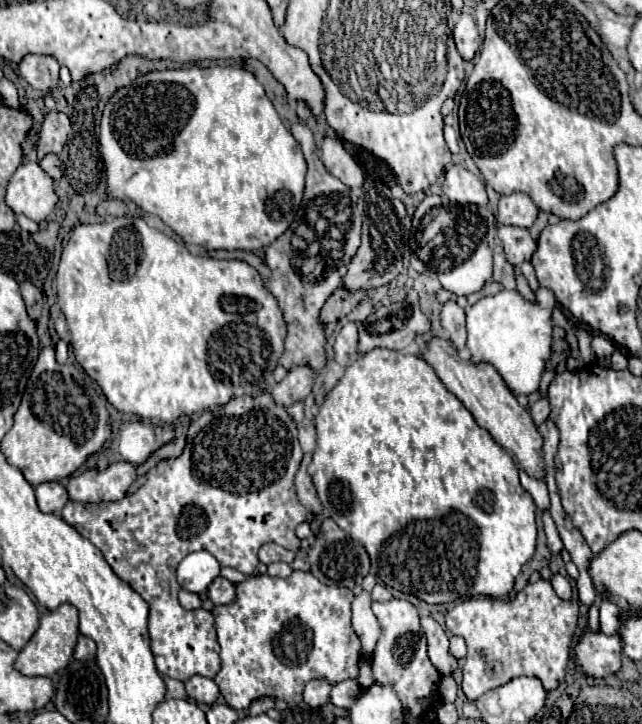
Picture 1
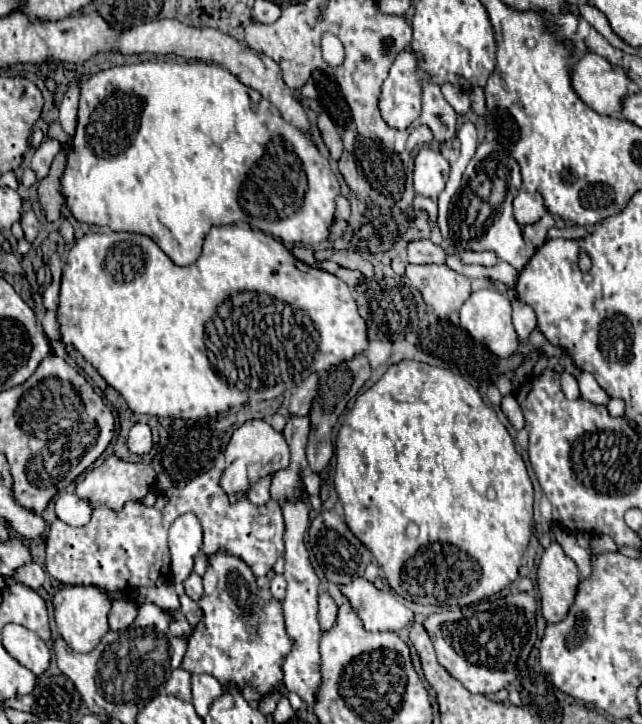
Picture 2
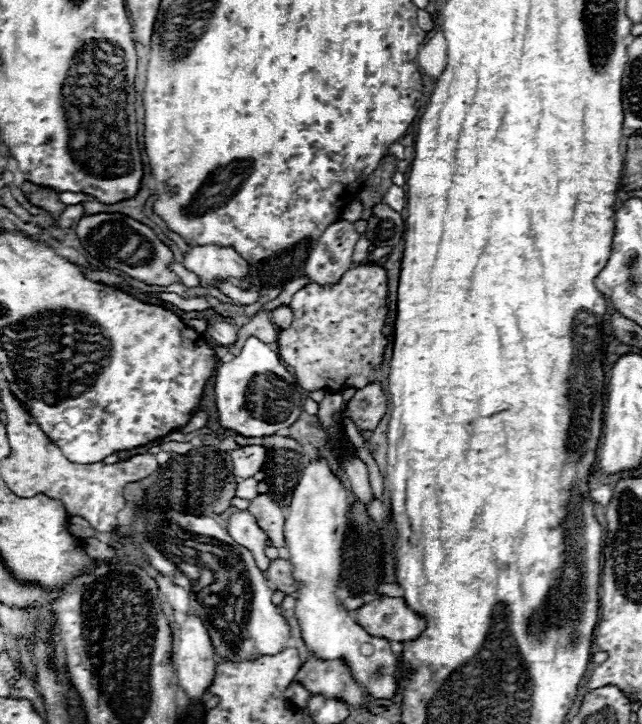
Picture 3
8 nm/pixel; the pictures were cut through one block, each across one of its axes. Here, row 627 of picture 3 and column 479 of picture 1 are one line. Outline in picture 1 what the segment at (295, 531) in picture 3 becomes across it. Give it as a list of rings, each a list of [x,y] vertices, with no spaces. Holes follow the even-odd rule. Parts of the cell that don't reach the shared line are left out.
[[[538,288],[536,302],[528,302],[520,296],[518,290],[502,290],[494,296],[480,298],[466,314],[466,328],[468,328],[468,350],[472,352],[472,362],[490,362],[508,388],[518,394],[532,394],[538,390],[540,374],[544,370],[546,360],[550,358],[550,344],[552,344],[552,308],[556,306],[556,298],[548,288]]]

